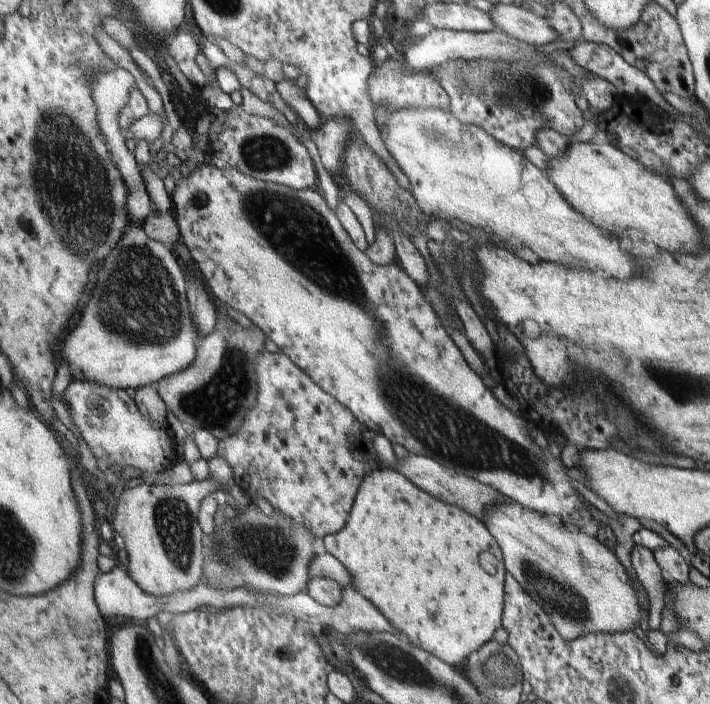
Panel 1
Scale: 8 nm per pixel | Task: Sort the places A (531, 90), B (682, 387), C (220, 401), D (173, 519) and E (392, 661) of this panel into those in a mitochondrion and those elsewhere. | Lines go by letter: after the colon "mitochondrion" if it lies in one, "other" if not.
A: mitochondrion
B: mitochondrion
C: mitochondrion
D: mitochondrion
E: mitochondrion

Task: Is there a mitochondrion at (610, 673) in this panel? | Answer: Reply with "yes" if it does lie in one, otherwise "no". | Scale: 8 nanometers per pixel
no

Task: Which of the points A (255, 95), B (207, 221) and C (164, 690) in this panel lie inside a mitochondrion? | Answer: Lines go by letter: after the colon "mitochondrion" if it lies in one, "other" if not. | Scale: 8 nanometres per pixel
A: other
B: other
C: mitochondrion

